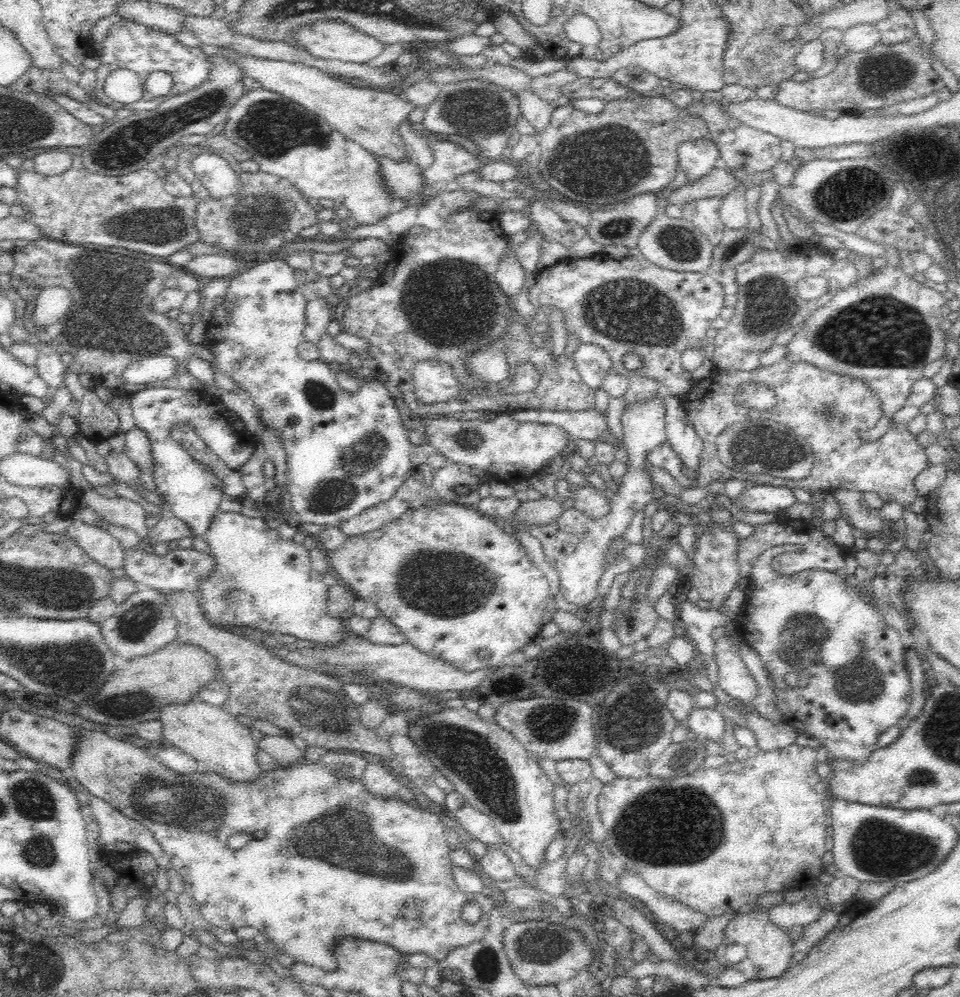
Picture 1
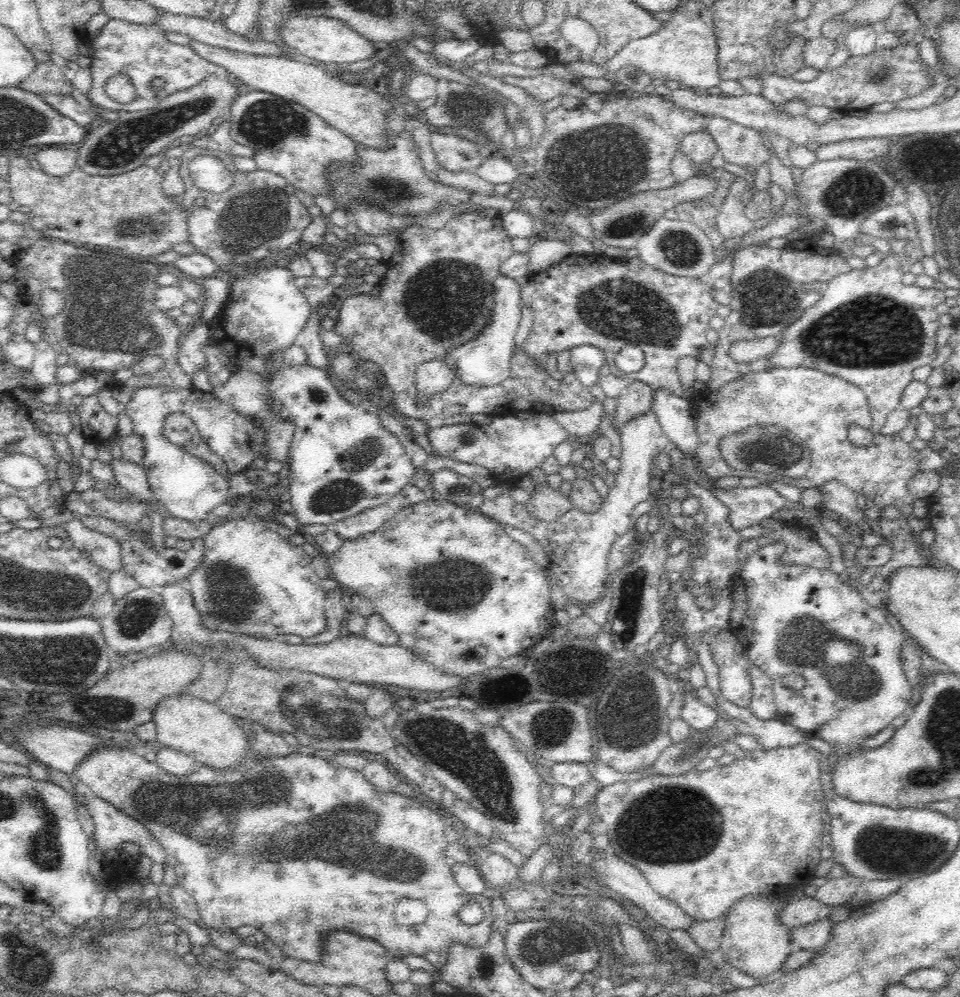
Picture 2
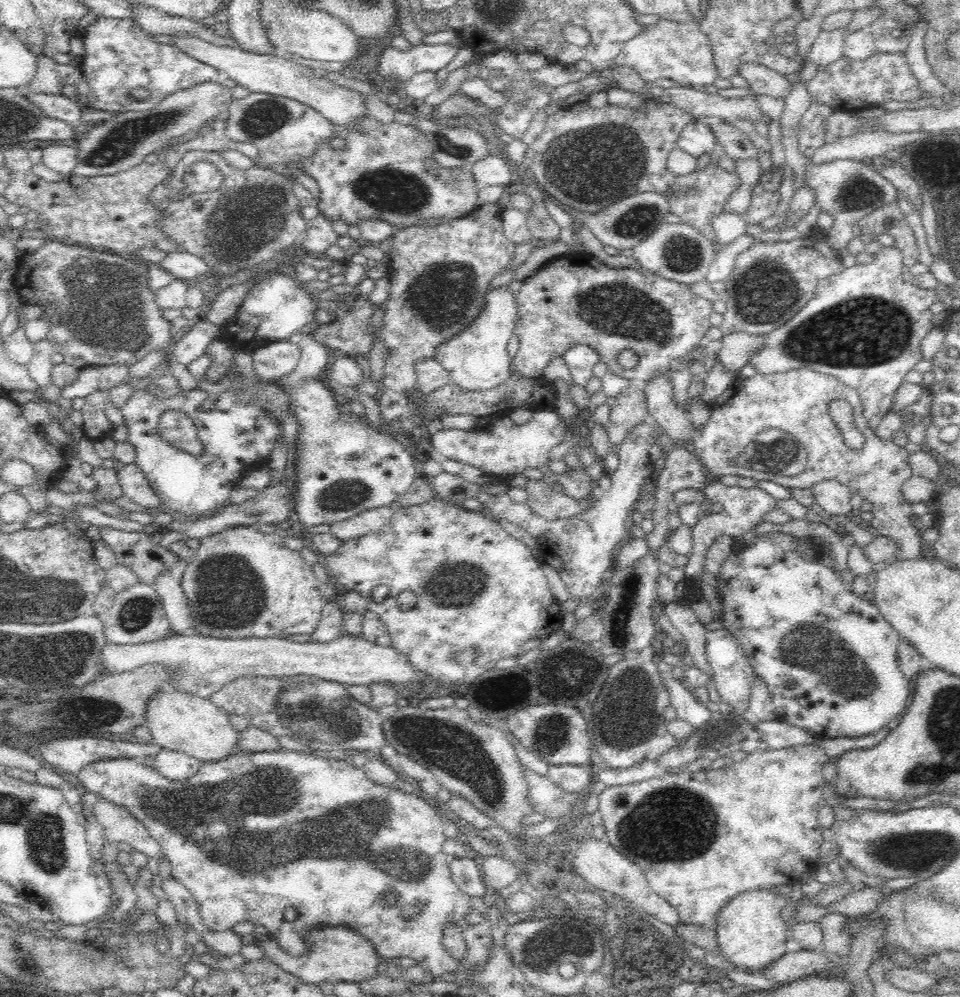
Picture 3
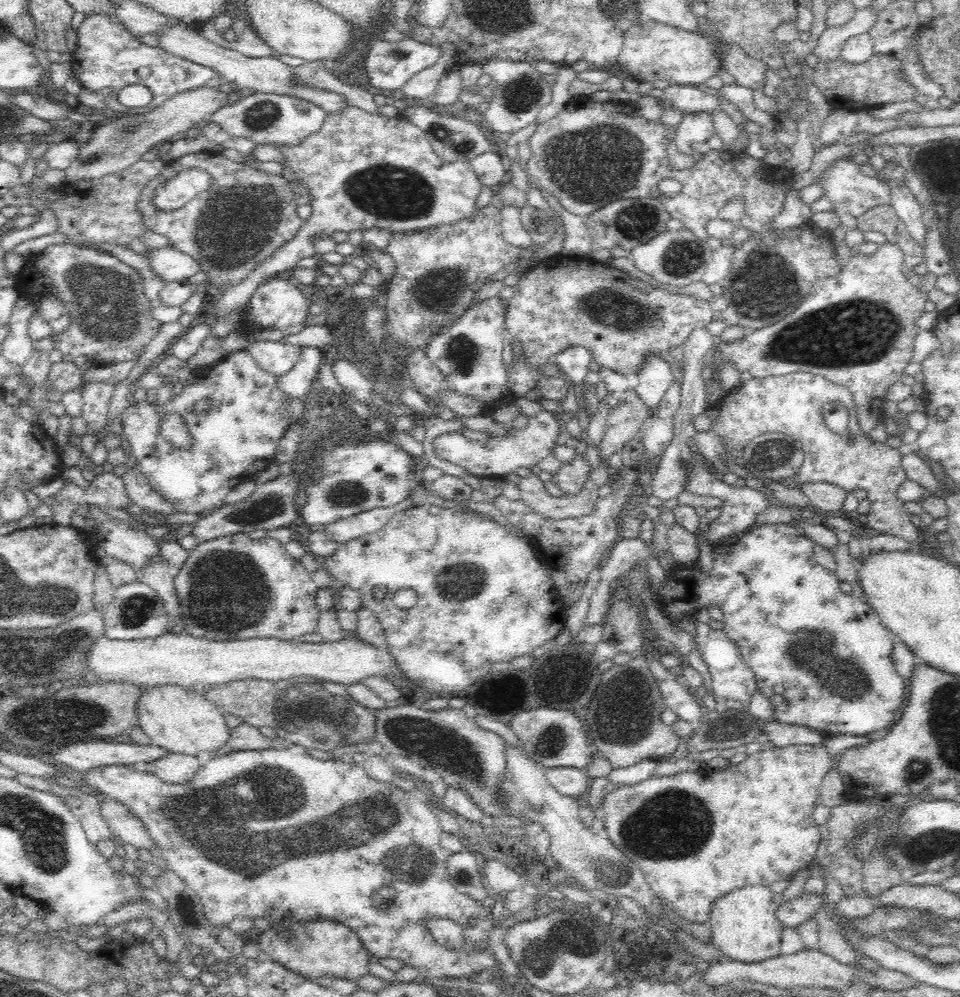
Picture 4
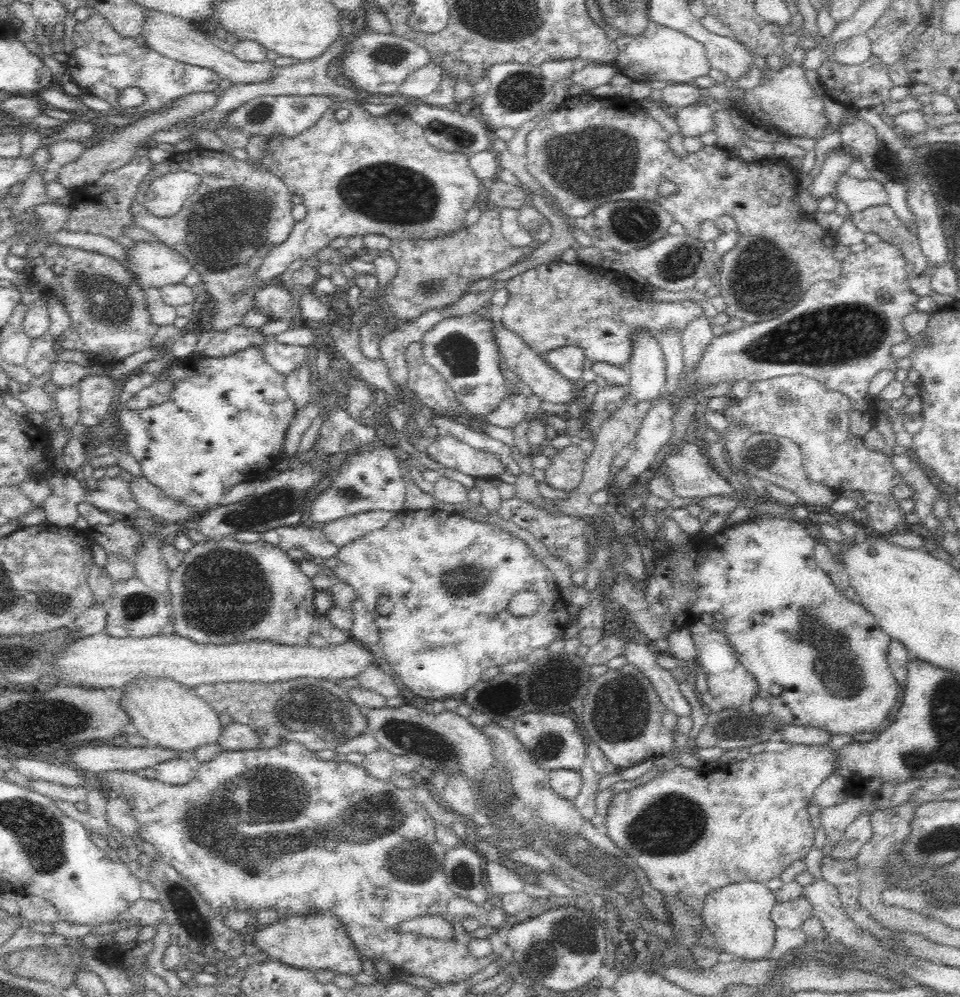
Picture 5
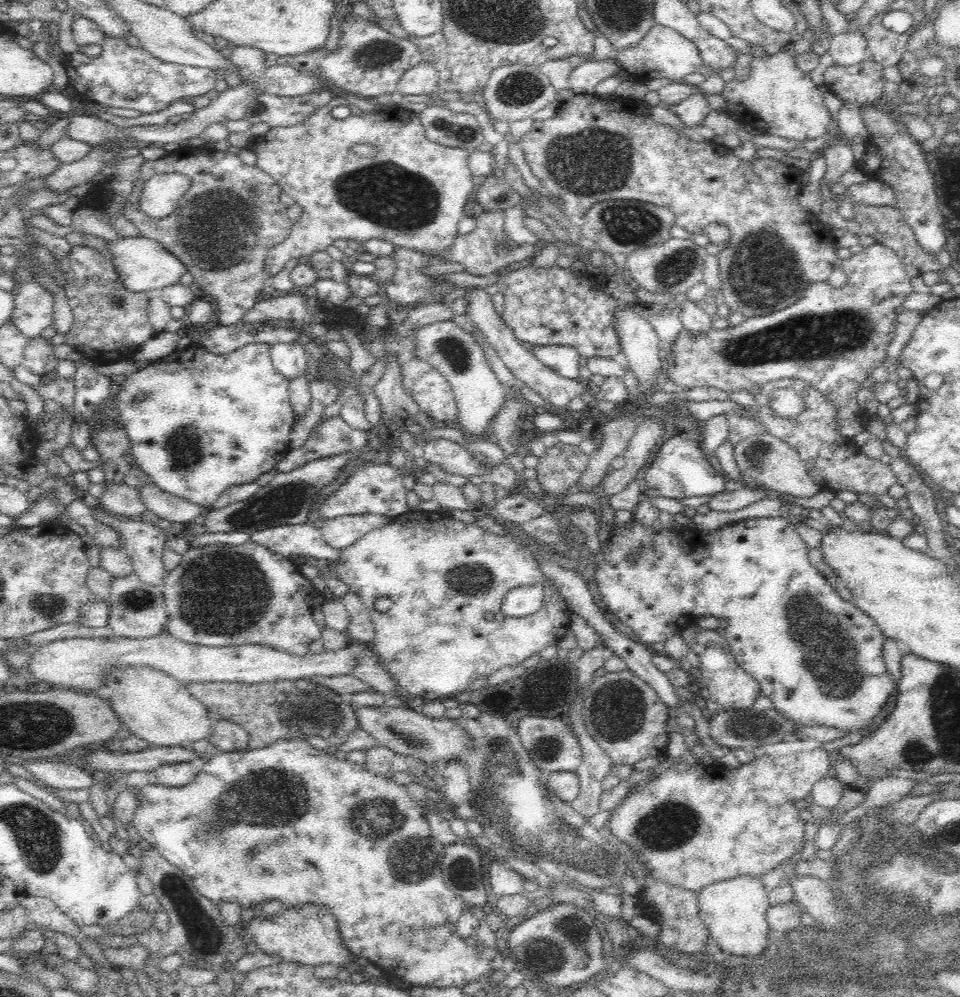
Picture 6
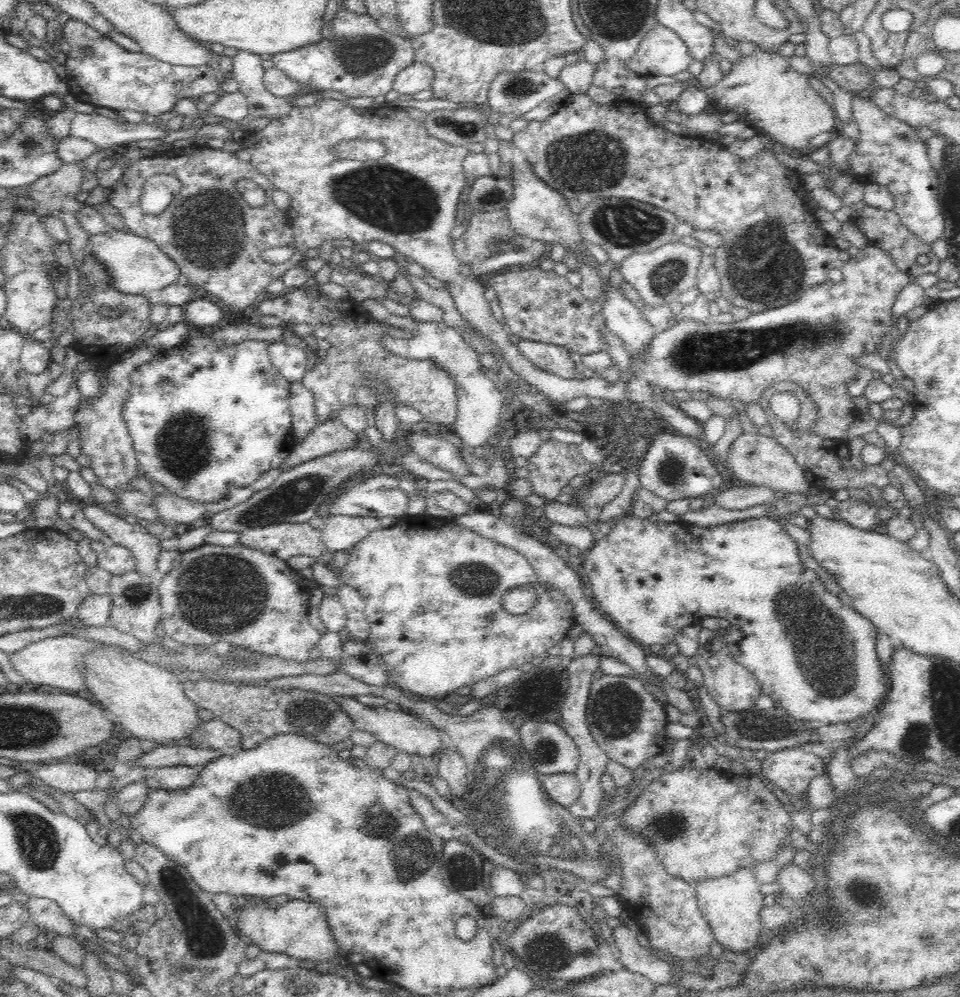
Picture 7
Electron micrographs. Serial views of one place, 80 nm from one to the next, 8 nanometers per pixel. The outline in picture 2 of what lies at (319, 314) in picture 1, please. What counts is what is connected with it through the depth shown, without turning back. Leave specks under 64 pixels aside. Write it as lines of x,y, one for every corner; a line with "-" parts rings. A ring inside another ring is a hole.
318,304
310,306
310,316
306,322
306,326
301,330
296,345
306,349
308,358
307,364
317,366
318,368
329,367
330,362
325,352
325,345
321,340
321,330
323,330
322,320
330,311
326,310
326,305

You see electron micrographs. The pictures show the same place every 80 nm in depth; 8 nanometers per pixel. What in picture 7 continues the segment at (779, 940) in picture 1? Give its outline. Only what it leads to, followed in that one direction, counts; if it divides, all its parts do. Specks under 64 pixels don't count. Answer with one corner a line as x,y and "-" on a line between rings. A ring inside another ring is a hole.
740,869
734,874
705,880
694,886
700,912
708,923
715,942
724,951
754,954
761,948
760,940
764,930
761,912
765,906
760,885
752,870

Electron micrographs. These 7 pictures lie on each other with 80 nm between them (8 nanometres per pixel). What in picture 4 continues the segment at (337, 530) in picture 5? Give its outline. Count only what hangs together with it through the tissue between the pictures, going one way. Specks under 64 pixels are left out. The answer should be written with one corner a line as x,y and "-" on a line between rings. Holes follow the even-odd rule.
410,490
409,496
394,506
375,508
356,514
356,516
333,522
332,524
325,525
324,532
338,543
356,540
364,535
376,532
392,518
393,514
414,506
413,499
410,500
412,496
414,496
414,493

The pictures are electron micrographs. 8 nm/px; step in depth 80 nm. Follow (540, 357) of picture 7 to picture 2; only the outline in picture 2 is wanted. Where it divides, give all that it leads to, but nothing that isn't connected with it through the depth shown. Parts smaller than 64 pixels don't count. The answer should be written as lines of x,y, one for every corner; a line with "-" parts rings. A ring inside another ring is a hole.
591,345
578,346
572,349
571,365
578,380
589,389
599,384
600,369
608,364
606,355
599,347

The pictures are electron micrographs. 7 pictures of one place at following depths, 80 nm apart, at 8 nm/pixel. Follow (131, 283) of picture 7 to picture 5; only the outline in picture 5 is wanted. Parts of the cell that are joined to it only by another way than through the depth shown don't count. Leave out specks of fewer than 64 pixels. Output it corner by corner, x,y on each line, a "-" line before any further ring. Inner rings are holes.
137,243
129,252
130,264
126,266
134,275
136,283
144,289
148,287
162,288
168,284
183,283
184,279
194,270
192,264
188,263
188,259
183,254
163,244

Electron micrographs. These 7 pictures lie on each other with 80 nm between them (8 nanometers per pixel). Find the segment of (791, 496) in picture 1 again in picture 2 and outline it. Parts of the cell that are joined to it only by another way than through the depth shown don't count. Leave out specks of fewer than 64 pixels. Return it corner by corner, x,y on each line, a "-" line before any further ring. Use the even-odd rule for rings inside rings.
768,484
735,489
714,487
713,494
730,509
729,519
733,527
740,531
771,517
780,517
780,511
792,502
784,498

